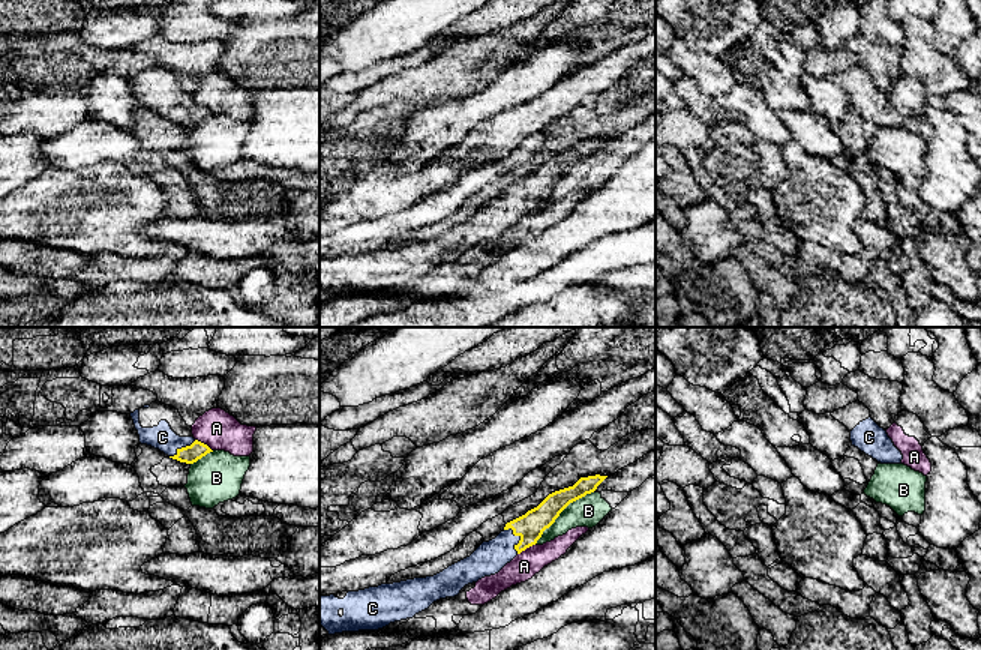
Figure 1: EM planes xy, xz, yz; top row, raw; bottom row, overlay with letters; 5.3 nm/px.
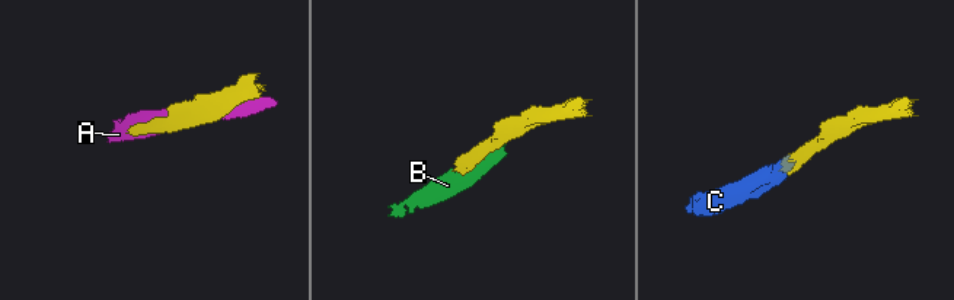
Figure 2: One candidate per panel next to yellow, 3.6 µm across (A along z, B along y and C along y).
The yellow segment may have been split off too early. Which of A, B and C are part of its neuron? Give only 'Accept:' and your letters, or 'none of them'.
Accept: C

